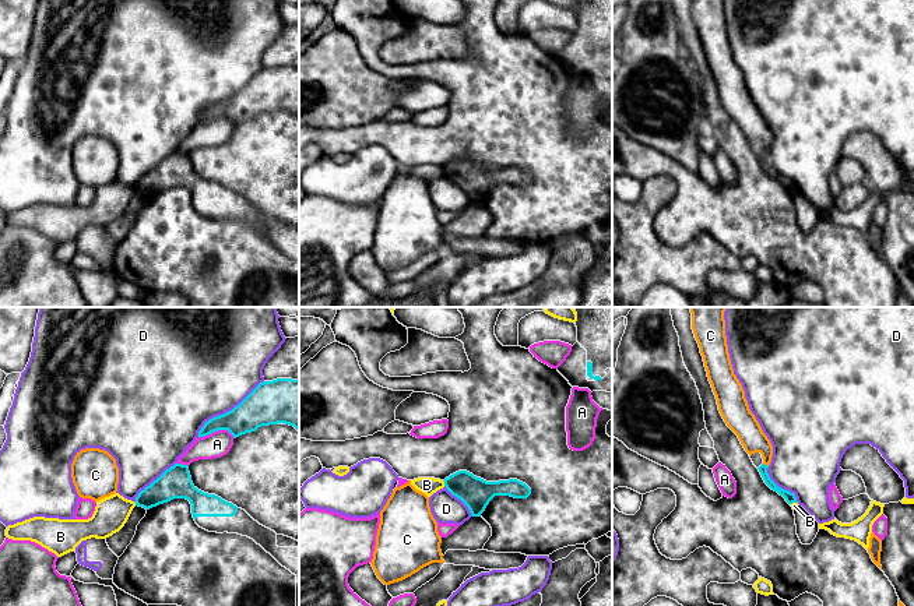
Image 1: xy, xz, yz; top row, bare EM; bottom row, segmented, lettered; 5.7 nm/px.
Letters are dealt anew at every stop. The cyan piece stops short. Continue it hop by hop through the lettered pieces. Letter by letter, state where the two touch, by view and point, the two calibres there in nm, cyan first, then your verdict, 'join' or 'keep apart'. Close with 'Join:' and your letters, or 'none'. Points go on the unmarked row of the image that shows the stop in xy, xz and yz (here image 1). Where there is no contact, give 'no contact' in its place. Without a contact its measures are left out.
A: xy (215, 117) | 190/150 nm | keep apart
B: xz (445, 171) | 180/100 nm | keep apart
C: yz (766, 152) | 70/150 nm | keep apart
D: xy (227, 99) | 240/500 nm | keep apart
Join: none

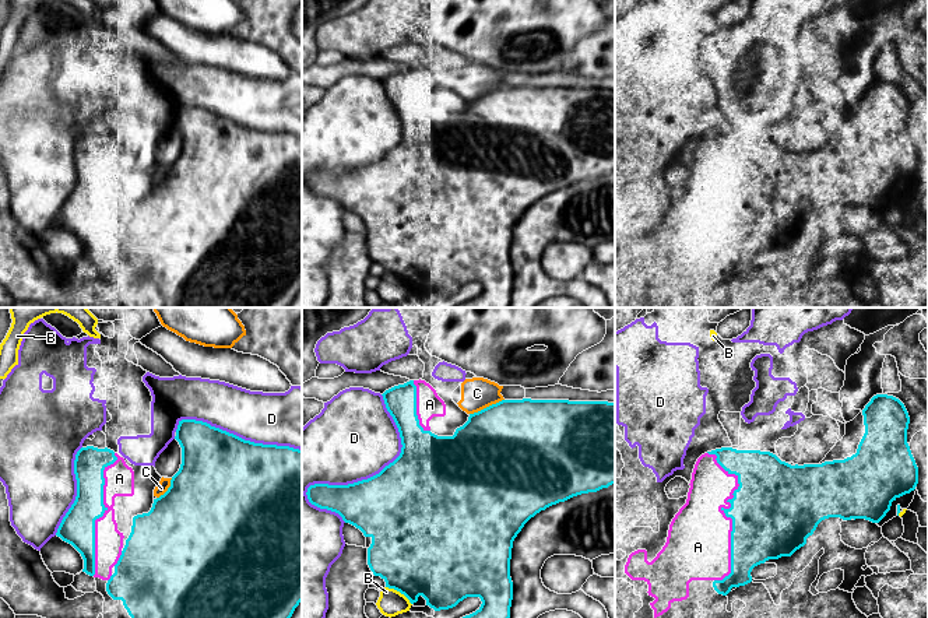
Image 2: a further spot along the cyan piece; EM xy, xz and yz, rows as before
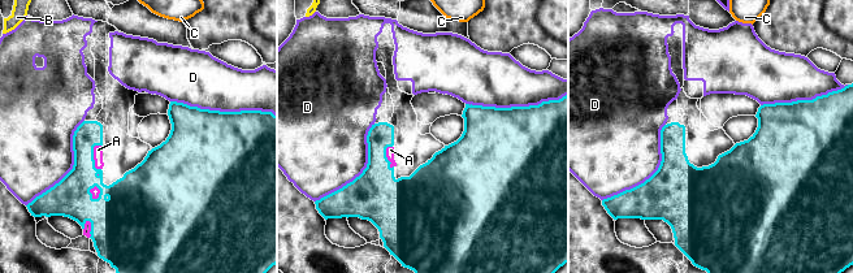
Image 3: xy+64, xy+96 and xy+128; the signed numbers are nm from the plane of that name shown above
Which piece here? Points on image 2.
A: yz (727, 203) | 460/380 nm | join
B: xz (400, 278) | 500/150 nm | keep apart
C: xz (487, 94) | 500/190 nm | keep apart
D: xz (358, 168) | 420/480 nm | keep apart
Join: A

